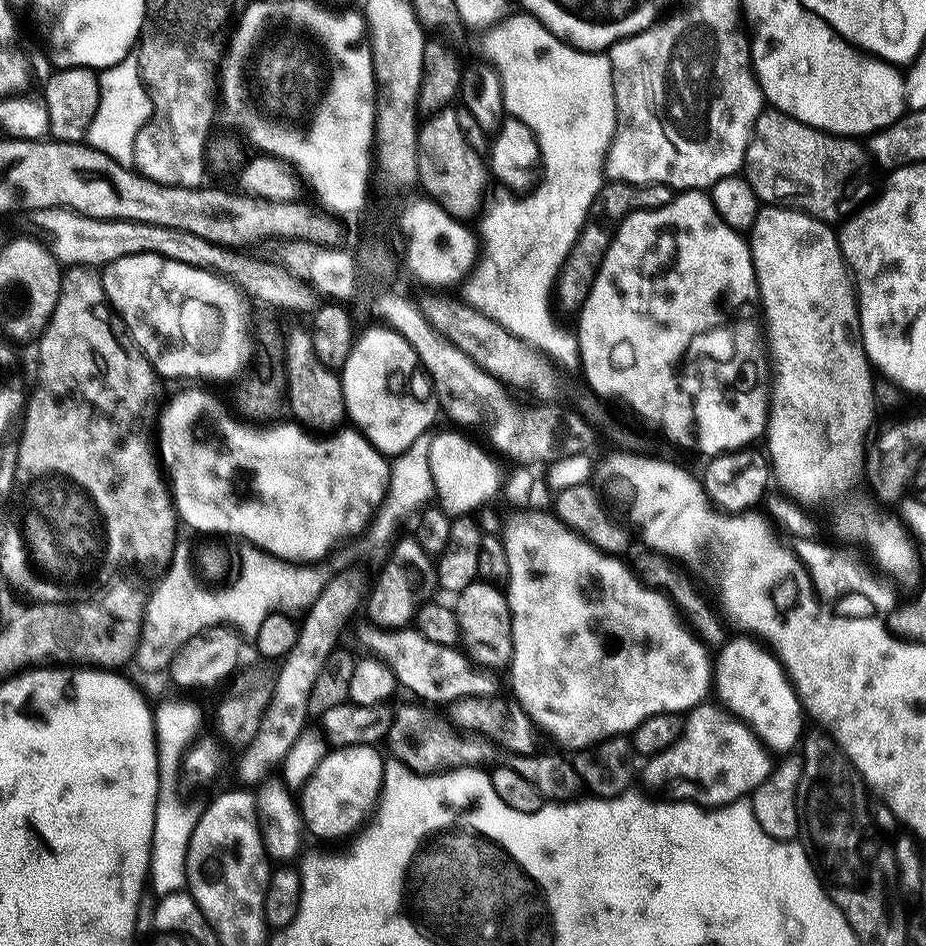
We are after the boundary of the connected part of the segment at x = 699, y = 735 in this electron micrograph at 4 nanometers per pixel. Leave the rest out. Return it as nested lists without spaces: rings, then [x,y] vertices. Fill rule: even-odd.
[[[705,702],[696,705],[684,716],[684,729],[674,746],[662,750],[662,754],[647,757],[643,787],[653,788],[648,789],[653,793],[661,792],[656,794],[672,802],[691,802],[701,806],[732,804],[736,800],[745,799],[769,776],[774,767],[771,758],[769,749],[764,747],[764,743],[752,733],[747,724],[743,724],[719,703]]]

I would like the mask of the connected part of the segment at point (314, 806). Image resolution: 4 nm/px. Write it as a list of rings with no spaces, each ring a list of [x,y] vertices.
[[[349,744],[346,748],[329,751],[321,758],[320,765],[298,796],[300,814],[311,835],[313,832],[324,840],[348,836],[375,813],[384,786],[386,763],[385,757],[380,757],[376,751],[371,744]]]

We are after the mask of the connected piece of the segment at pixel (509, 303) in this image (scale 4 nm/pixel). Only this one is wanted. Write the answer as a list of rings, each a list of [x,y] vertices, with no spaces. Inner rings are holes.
[[[515,14],[509,15],[506,19],[502,20],[499,24],[497,24],[495,27],[489,29],[487,31],[486,36],[488,36],[488,41],[485,42],[484,48],[486,51],[488,51],[487,59],[490,61],[493,68],[496,69],[497,74],[500,76],[500,81],[502,82],[502,94],[504,95],[504,110],[505,113],[509,117],[515,118],[523,122],[527,128],[529,128],[532,132],[532,137],[536,140],[536,144],[538,147],[540,147],[540,158],[538,161],[539,167],[542,169],[544,167],[544,177],[539,180],[538,183],[529,191],[527,194],[529,196],[524,196],[521,198],[521,200],[515,200],[513,193],[508,190],[501,191],[501,196],[496,196],[487,201],[486,207],[483,209],[482,215],[479,217],[480,220],[480,228],[478,227],[479,235],[482,237],[482,251],[479,253],[478,256],[478,263],[476,267],[470,272],[467,276],[467,278],[463,281],[462,289],[464,288],[464,296],[462,296],[463,303],[469,304],[471,308],[474,310],[478,310],[483,314],[486,318],[490,318],[491,320],[496,320],[498,322],[498,326],[502,326],[507,330],[510,334],[514,334],[516,337],[519,338],[519,340],[524,340],[526,343],[531,347],[535,348],[536,351],[543,353],[544,356],[548,358],[552,362],[553,365],[559,366],[561,364],[562,367],[565,368],[568,372],[576,372],[577,369],[579,369],[580,366],[580,347],[578,346],[578,342],[576,341],[576,333],[573,331],[571,327],[563,328],[562,325],[559,324],[558,321],[556,321],[556,316],[554,313],[552,313],[552,302],[554,306],[554,289],[557,287],[558,284],[558,277],[560,275],[560,269],[563,267],[564,263],[566,262],[568,255],[570,254],[572,247],[574,246],[574,242],[578,238],[578,234],[582,230],[582,226],[586,222],[586,218],[588,217],[588,211],[590,210],[590,206],[594,202],[594,198],[597,196],[598,193],[600,193],[601,188],[604,187],[606,183],[606,173],[604,171],[604,164],[608,160],[608,151],[610,150],[610,146],[612,145],[612,139],[614,138],[614,134],[616,133],[616,103],[614,102],[614,86],[612,85],[612,64],[608,60],[607,55],[601,54],[600,52],[582,52],[578,48],[572,47],[571,44],[563,41],[560,39],[560,37],[556,36],[554,33],[552,33],[549,28],[547,28],[544,24],[541,24],[539,20],[536,20],[530,15],[527,14],[519,14],[520,16],[515,16]]]

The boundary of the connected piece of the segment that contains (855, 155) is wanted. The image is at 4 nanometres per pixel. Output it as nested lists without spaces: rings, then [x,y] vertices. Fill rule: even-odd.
[[[769,107],[761,112],[752,131],[748,149],[744,155],[742,175],[750,182],[754,194],[768,206],[795,208],[806,212],[815,220],[832,222],[840,208],[840,199],[844,196],[844,187],[852,180],[852,175],[859,170],[866,160],[866,148],[859,139],[838,136],[830,132],[821,132],[808,124],[798,122],[798,118],[788,116],[777,108]]]

